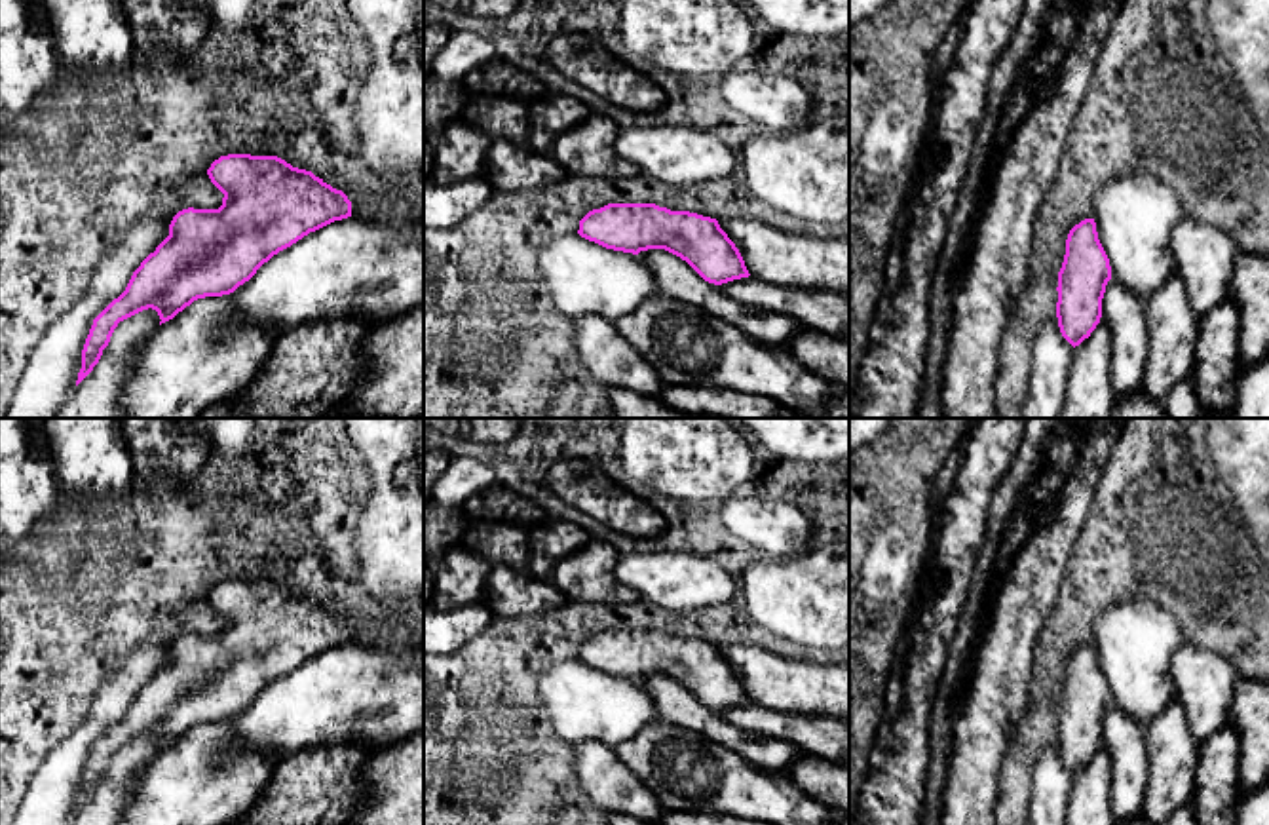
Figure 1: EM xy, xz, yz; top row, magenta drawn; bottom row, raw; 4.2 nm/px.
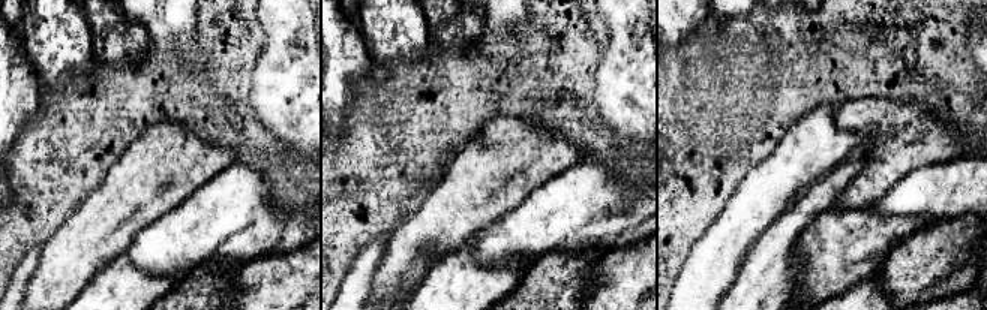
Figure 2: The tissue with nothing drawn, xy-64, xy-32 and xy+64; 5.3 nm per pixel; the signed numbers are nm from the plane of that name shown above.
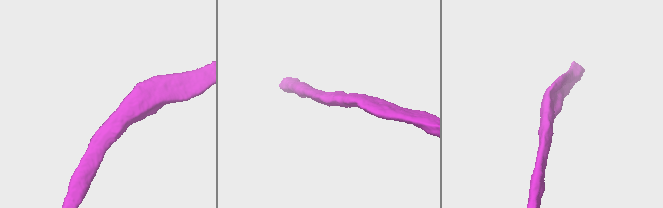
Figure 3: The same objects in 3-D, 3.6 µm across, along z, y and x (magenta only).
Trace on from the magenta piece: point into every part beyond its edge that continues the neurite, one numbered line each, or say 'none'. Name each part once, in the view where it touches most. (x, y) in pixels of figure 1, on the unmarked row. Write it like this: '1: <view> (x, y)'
none

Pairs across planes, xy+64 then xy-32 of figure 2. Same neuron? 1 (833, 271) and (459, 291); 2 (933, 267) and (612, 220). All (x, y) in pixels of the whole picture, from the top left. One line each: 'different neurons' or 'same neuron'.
1: same neuron
2: different neurons

